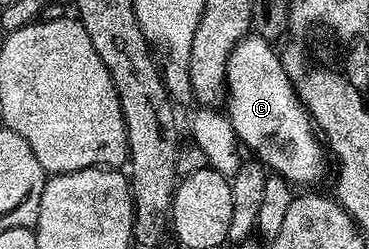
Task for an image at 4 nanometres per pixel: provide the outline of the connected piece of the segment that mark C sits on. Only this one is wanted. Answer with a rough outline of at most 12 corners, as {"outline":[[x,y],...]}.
{"outline":[[271,40],[226,63],[239,144],[291,185],[326,175],[327,148]]}

